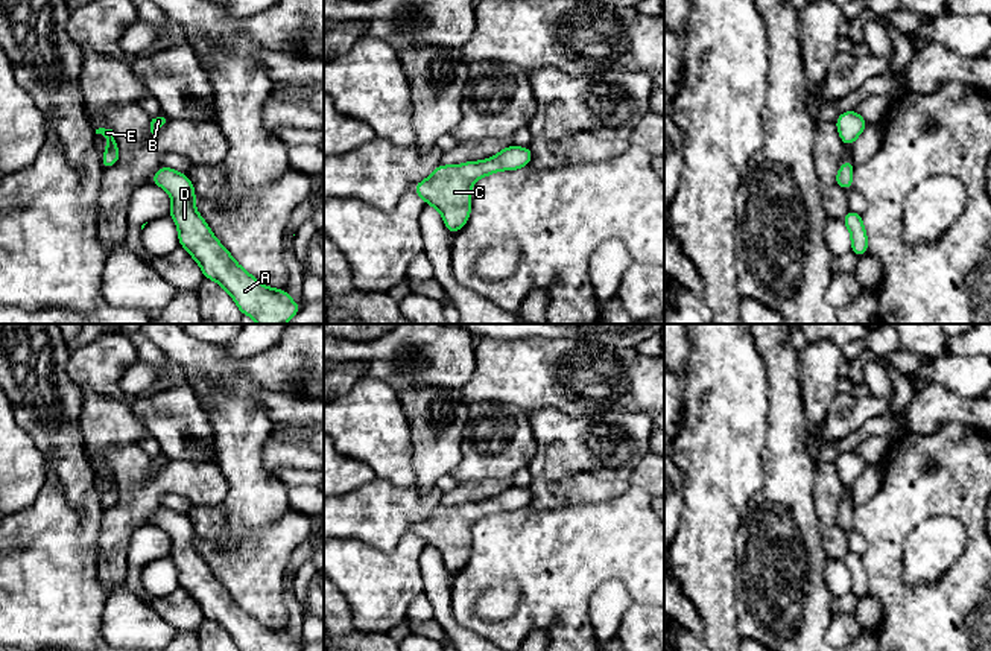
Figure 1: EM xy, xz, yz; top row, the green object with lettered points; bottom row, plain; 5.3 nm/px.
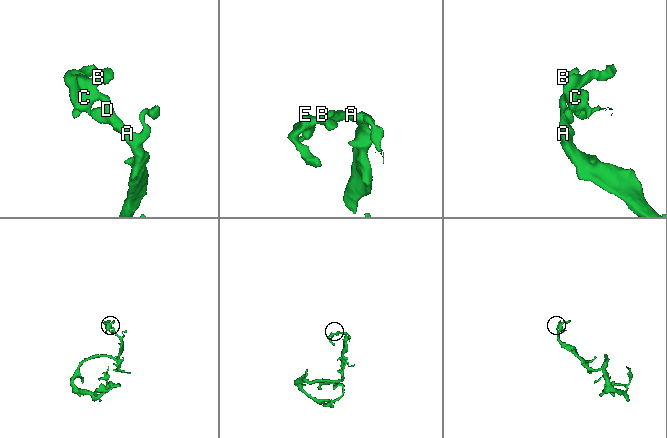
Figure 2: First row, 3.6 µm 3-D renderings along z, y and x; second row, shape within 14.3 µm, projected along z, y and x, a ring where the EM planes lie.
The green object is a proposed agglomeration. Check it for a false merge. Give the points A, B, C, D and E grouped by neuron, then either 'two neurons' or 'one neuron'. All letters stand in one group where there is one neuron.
A B C D E; one neuron

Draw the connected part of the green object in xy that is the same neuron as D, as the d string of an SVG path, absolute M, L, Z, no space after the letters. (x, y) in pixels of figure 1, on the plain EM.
M161 507L150 525L164 529L172 538L169 557L176 563L178 583L198 602L204 619L219 624L240 651L301 651L284 630L263 627L246 613L214 578L208 564L196 552L195 528L187 516Z

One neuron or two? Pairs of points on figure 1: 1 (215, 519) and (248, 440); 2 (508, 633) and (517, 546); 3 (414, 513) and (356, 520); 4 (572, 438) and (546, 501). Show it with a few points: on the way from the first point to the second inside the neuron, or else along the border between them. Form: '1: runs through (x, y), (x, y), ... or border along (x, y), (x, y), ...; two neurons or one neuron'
1: runs through (234, 501), (243, 492), (243, 460); one neuron
2: runs through (529, 612), (529, 568); one neuron
3: runs through (400, 513), (370, 514); one neuron
4: border along (590, 472), (581, 472), (561, 479), (532, 479); two neurons

